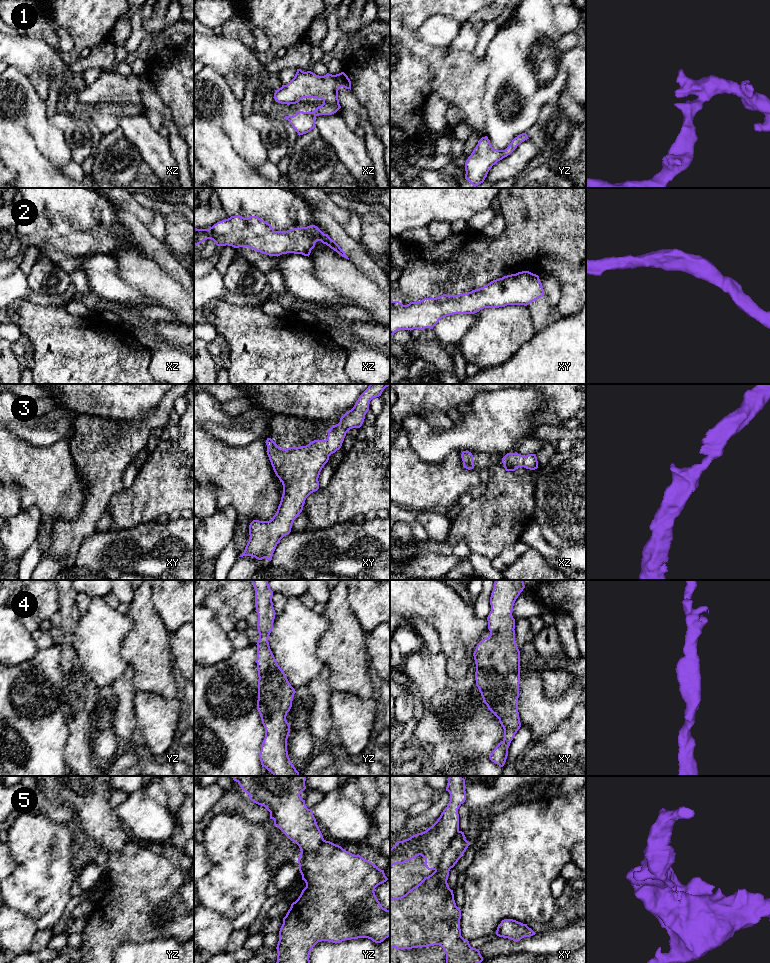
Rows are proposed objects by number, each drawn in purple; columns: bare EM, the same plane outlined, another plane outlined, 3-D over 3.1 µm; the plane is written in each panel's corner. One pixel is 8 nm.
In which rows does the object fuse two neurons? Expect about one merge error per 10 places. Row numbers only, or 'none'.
5

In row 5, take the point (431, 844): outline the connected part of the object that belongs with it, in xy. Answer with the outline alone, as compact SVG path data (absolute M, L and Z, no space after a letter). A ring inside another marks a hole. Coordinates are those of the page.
M449 776L446 791L450 794L450 801L437 821L426 831L398 841L390 849L390 867L395 864L404 864L419 855L425 859L424 864L428 870L432 871L438 867L445 850L459 832L458 809L466 800L465 779L461 776Z

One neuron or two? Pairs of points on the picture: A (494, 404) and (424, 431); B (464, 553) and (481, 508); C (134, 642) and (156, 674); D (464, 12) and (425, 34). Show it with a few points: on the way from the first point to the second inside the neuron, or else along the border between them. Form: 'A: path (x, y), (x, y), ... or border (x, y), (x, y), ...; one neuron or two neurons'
A: path (476, 422), (459, 438), (440, 438); one neuron
B: border (471, 552), (463, 541), (459, 541), (451, 554); two neurons
C: path (142, 650), (151, 659), (152, 666); one neuron
D: border (429, 18), (436, 14), (443, 14), (461, 22); two neurons

